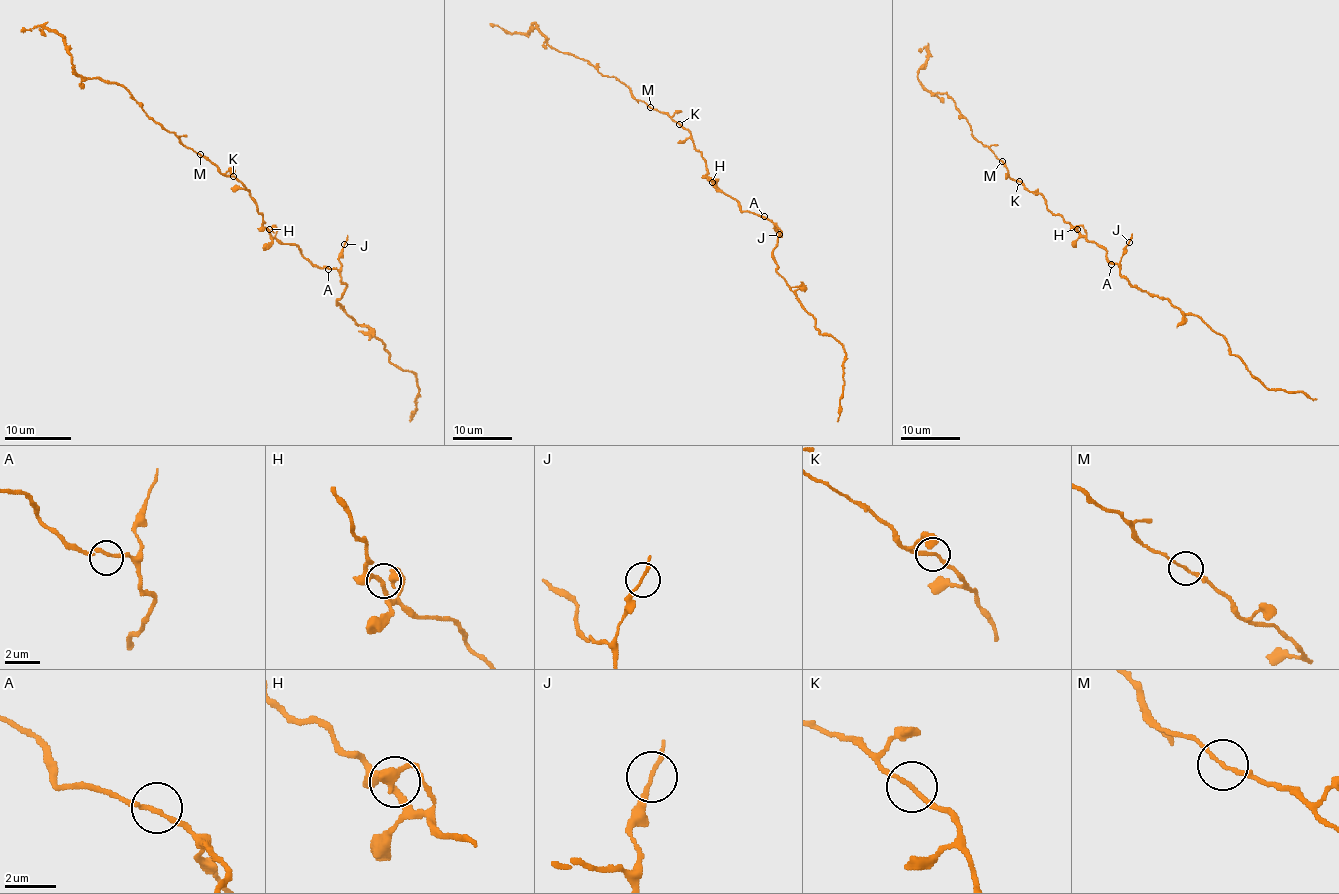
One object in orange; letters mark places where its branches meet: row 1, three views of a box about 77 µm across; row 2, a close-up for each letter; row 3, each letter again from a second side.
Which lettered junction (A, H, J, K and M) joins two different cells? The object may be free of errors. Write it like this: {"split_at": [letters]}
{"split_at": []}

